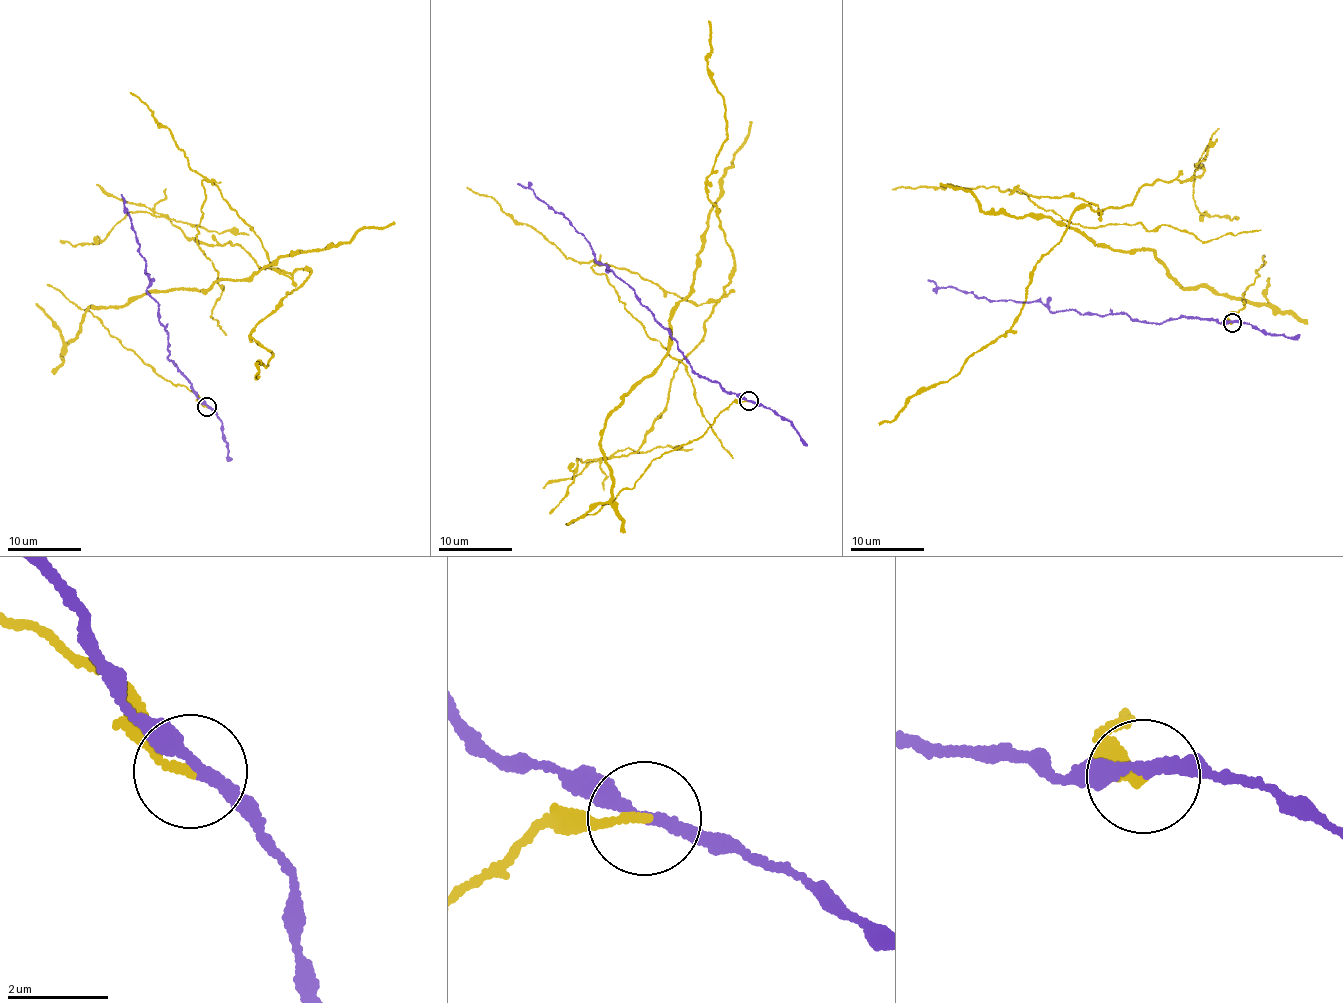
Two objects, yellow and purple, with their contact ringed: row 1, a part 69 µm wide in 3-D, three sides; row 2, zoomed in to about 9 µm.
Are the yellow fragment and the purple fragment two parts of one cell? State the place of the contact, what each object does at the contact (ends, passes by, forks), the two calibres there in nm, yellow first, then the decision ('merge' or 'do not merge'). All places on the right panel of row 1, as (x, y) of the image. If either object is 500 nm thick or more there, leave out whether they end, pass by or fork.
place (1232, 322); yellow ends; purple passes by; calibres 170 and 240 nm; do not merge

